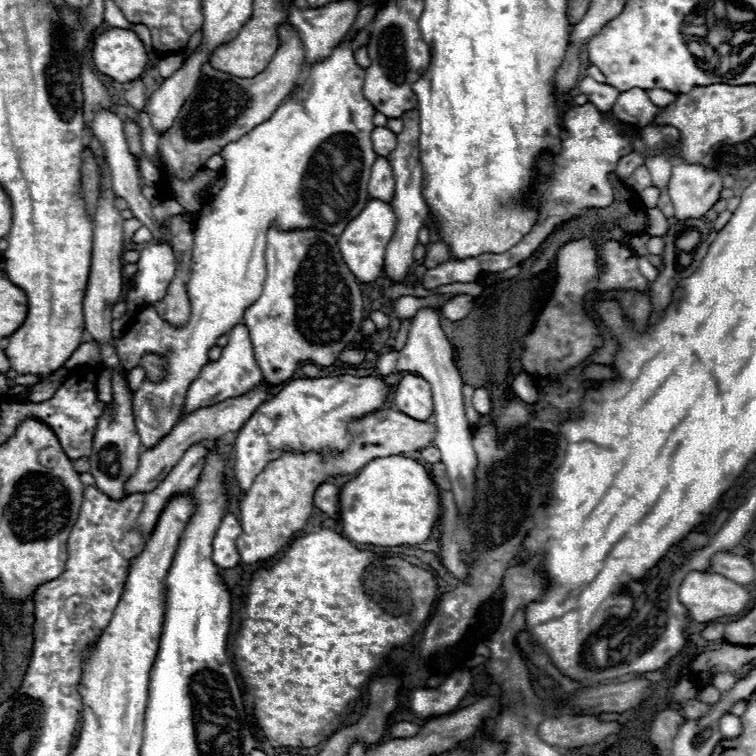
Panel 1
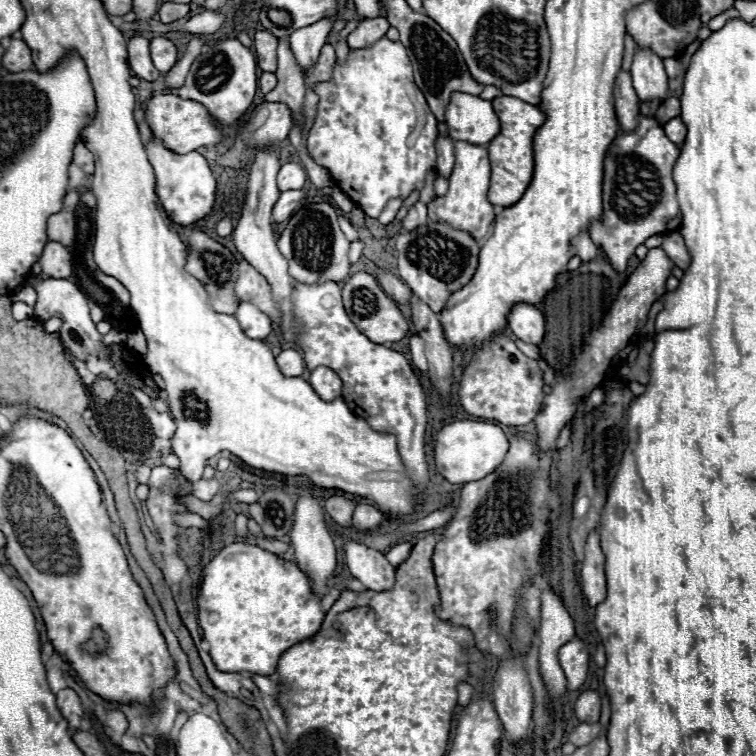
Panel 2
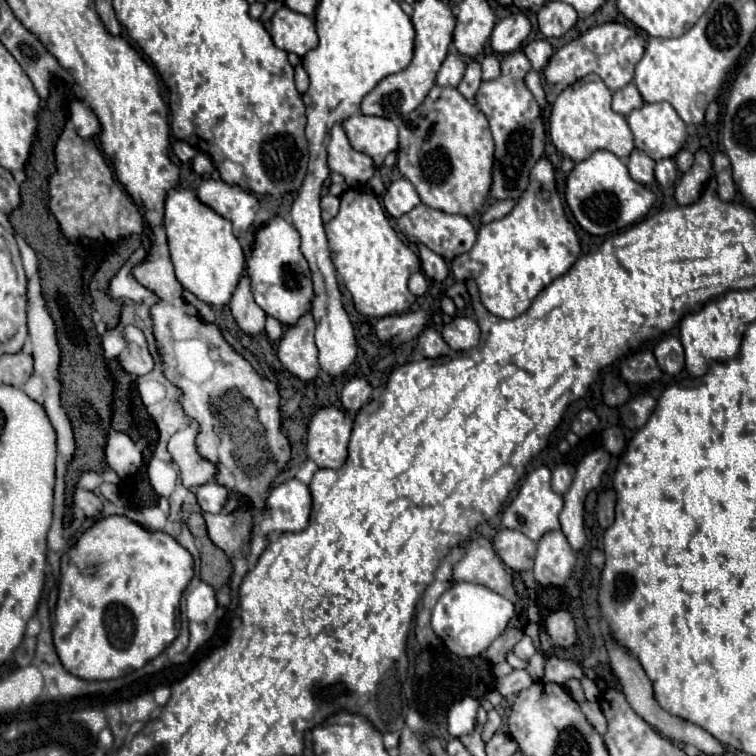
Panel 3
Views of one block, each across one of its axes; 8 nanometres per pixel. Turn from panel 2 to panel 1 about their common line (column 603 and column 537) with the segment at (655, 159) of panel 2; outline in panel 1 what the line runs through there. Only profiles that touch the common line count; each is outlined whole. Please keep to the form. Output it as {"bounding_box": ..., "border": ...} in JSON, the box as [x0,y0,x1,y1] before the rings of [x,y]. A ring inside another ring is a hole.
{"bounding_box":[424,102,632,288],"border":[[[590,102],[570,108],[562,116],[562,148],[560,148],[558,156],[544,158],[540,162],[542,172],[550,174],[552,178],[538,186],[540,210],[538,210],[538,220],[532,226],[532,232],[528,236],[524,236],[524,240],[520,244],[516,244],[514,248],[510,248],[504,254],[482,254],[478,258],[466,258],[466,260],[450,258],[448,262],[444,262],[424,274],[426,286],[436,288],[442,284],[452,284],[452,282],[474,282],[482,270],[490,270],[490,272],[508,270],[508,268],[524,262],[526,258],[530,258],[558,224],[562,224],[574,216],[580,216],[586,208],[604,208],[604,206],[612,204],[614,192],[608,182],[608,174],[614,172],[614,168],[622,156],[632,152],[630,140],[624,138],[618,130],[620,124],[622,122],[616,120],[612,114],[608,114],[608,116],[600,114],[596,110],[596,106]]]}

